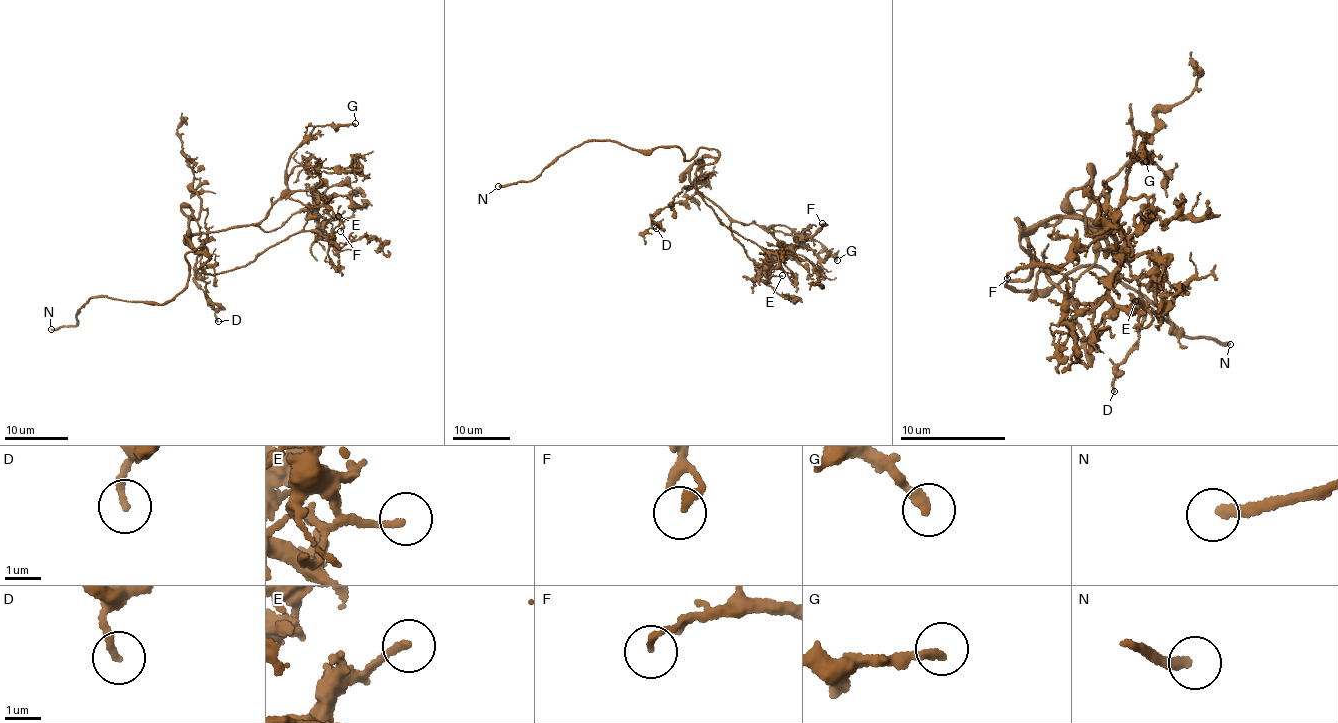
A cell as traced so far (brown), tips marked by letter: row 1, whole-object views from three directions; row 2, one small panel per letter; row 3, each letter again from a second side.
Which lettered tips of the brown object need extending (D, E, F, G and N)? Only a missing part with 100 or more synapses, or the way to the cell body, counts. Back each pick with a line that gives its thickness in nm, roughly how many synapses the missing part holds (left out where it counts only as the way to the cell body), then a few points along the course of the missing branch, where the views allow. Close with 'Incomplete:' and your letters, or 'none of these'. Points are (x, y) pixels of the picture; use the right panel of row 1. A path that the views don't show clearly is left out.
N: Thickness 240 nm. Course of what is missing: (1230, 344), (1244, 339), (1270, 321), (1315, 284), (1336, 277)
Incomplete: N

